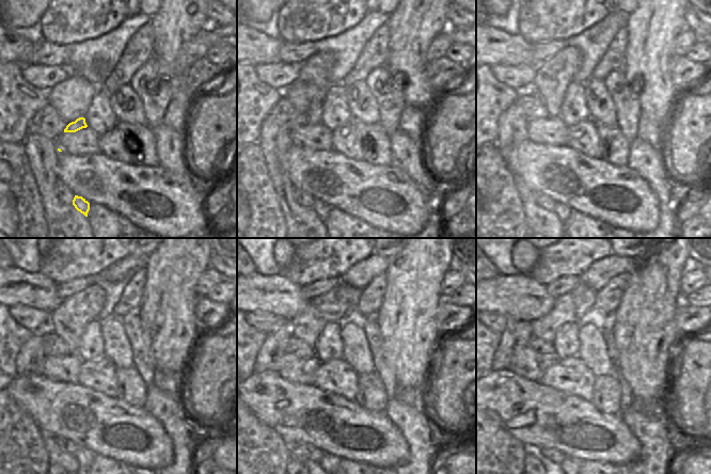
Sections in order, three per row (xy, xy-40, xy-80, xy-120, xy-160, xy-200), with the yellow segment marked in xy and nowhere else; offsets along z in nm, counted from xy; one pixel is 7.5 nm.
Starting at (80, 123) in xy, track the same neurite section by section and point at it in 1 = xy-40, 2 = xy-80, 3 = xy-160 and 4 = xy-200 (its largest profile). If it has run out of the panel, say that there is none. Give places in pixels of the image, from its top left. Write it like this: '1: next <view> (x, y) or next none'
1: next xy-40 (314, 114)
2: next xy-80 (553, 75)
3: next xy-160 (329, 307)
4: next xy-200 (569, 307)

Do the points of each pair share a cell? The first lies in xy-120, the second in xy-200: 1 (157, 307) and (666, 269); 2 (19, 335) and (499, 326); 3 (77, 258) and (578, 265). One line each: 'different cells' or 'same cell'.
1: same cell
2: different cells
3: same cell

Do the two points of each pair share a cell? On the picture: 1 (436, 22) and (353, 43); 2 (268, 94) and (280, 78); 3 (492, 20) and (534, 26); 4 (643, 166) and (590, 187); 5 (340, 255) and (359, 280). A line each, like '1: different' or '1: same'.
1: different
2: different
3: different
4: different
5: different

